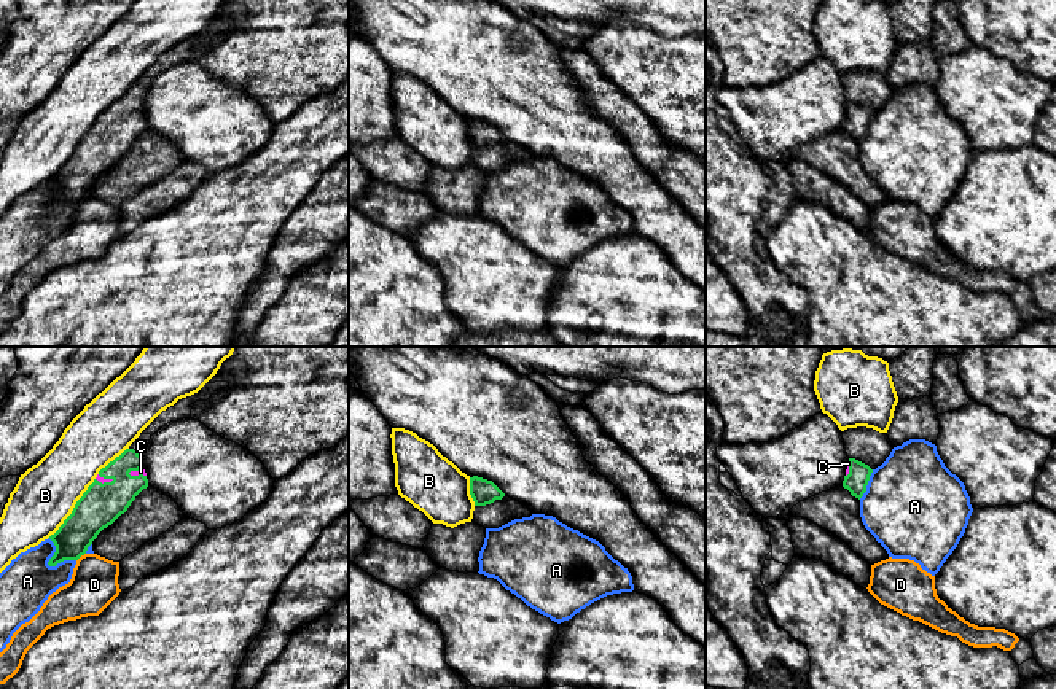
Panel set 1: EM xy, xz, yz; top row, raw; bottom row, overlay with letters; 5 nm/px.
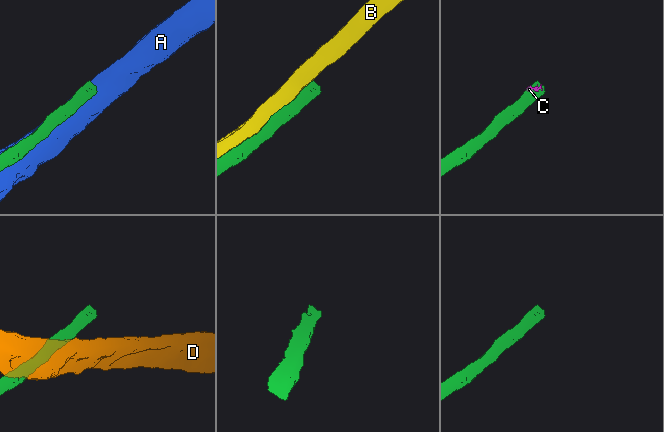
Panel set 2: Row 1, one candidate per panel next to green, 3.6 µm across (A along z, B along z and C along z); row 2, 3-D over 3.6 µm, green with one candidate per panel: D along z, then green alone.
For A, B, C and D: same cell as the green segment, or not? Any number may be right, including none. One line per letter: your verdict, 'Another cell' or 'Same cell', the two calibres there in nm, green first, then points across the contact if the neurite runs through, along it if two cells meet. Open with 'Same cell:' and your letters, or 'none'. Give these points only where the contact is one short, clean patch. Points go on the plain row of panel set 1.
Same cell: none
A: Another cell. Thickness 180 nm (green) against 260 nm
B: Another cell. Thickness 220 nm (green) against 320 nm
C: Another cell. Thickness 220 nm (green) against 30 nm
D: Another cell. Thickness 200 nm (green) against 240 nm

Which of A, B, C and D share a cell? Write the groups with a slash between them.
A / B / C / D

